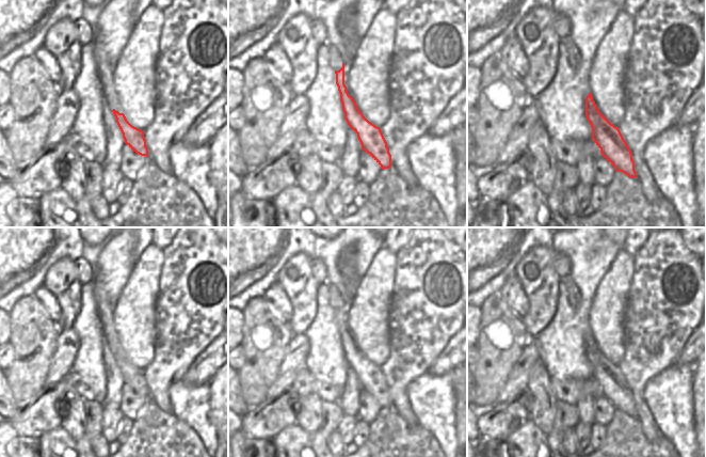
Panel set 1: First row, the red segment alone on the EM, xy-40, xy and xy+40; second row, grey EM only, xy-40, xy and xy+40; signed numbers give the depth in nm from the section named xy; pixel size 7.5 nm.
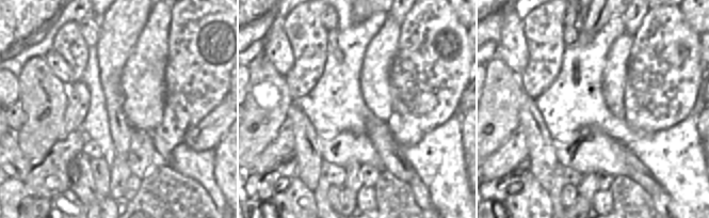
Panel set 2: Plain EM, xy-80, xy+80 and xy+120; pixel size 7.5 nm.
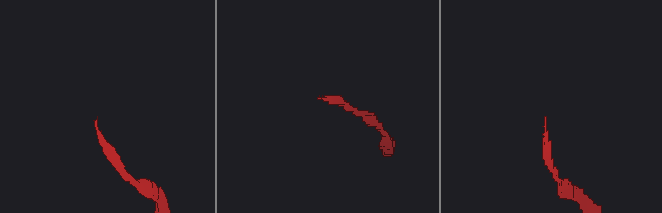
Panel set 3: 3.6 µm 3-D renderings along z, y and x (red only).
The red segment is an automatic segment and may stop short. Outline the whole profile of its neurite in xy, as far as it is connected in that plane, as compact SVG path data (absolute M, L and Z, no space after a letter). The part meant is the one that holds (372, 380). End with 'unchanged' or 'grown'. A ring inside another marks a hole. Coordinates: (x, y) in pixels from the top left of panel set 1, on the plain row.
M330 286L330 302L336 313L336 324L340 332L340 341L348 364L357 373L362 389L367 391L381 408L391 406L391 394L381 367L369 361L352 335L349 334L344 324L344 302L338 289Z; grown

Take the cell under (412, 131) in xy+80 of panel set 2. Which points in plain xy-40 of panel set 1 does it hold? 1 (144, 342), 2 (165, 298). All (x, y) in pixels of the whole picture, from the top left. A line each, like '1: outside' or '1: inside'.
1: outside
2: inside

